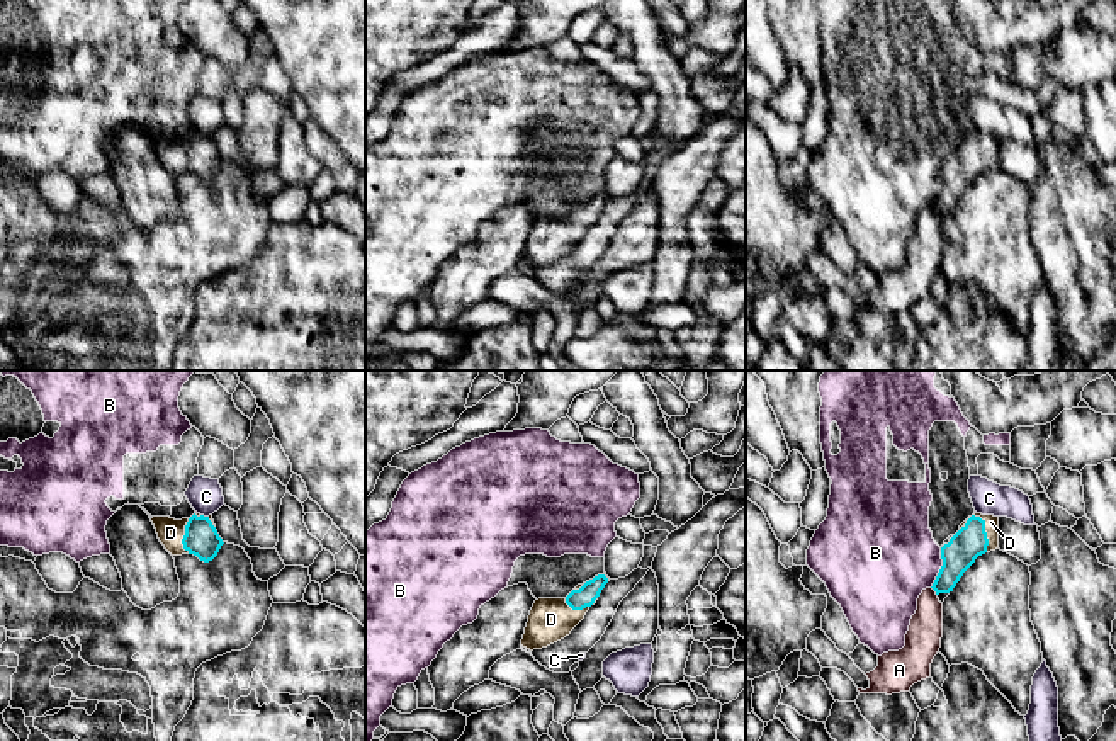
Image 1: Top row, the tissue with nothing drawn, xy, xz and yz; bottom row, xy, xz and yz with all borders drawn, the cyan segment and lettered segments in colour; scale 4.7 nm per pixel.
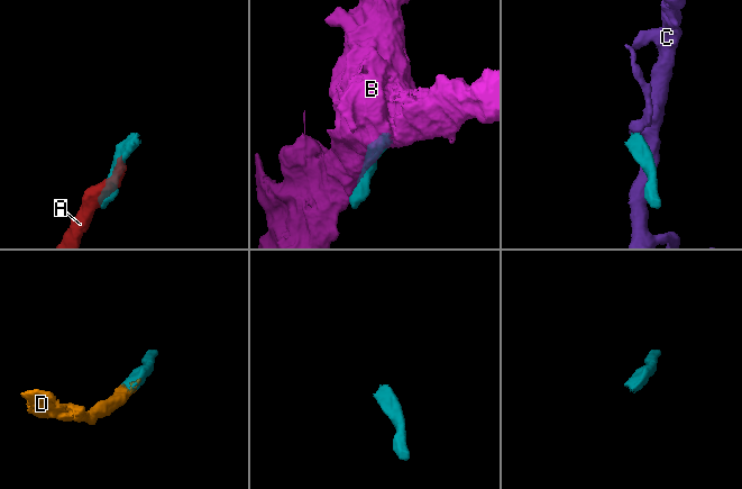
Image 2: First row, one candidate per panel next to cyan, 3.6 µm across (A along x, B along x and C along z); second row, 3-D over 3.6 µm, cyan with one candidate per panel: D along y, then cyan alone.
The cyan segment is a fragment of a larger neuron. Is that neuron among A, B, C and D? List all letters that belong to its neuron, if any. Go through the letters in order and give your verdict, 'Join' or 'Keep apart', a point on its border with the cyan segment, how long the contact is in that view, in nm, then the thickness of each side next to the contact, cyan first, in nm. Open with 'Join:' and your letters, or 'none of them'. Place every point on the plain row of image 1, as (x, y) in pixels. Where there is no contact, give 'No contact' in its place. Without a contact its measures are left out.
Join: D
A: Keep apart. Touches cyan at yz (935, 209). Shared border 50 nm. Thickness 160 nm (cyan) against 170 nm
B: Keep apart. Touches cyan at yz (941, 187). Shared border 200 nm. Thickness 160 nm (cyan) against 440 nm
C: Keep apart. Touches cyan at xy (202, 135). Shared border 40 nm. Thickness 160 nm (cyan) against 160 nm
D: Join. Touches cyan at yz (986, 152). Shared border 200 nm. Thickness 160 nm (cyan) against 60 nm

